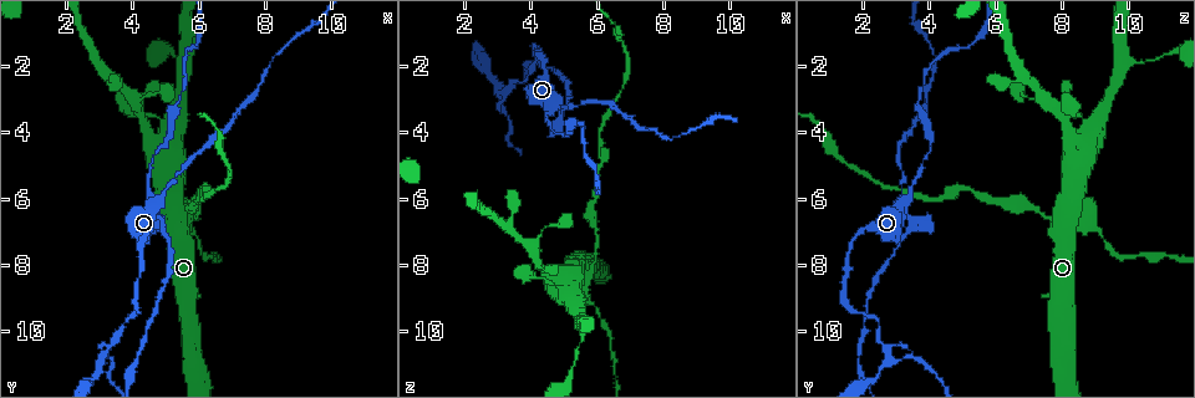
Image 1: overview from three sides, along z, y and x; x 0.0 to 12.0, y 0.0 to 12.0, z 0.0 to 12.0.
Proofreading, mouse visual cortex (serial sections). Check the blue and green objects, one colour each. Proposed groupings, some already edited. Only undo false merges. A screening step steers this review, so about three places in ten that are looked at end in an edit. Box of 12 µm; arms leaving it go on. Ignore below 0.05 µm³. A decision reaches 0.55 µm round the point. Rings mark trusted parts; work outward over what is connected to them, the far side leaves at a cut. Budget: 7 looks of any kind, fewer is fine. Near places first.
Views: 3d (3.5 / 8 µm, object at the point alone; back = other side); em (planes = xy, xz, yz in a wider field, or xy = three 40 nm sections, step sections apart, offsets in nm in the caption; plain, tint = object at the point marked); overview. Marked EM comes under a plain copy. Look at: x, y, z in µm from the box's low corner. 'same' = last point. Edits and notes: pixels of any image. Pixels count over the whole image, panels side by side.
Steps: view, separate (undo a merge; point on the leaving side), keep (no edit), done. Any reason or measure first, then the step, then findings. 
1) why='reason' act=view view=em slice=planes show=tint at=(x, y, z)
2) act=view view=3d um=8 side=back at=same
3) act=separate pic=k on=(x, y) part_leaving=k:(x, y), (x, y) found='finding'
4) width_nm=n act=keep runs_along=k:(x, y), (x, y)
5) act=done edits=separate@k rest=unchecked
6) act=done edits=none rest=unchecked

why='side arm on a straight run' act=view view=3d um=8 at=(5.1, 5.7, 3.2)

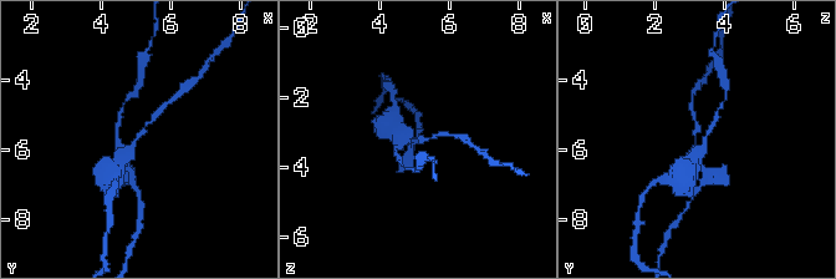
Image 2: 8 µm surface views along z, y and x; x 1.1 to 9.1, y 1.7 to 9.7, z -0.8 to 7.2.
why='shape alone is not enough' act=view view=em slice=planes show=tint at=(5.0, 5.7, 3.2)

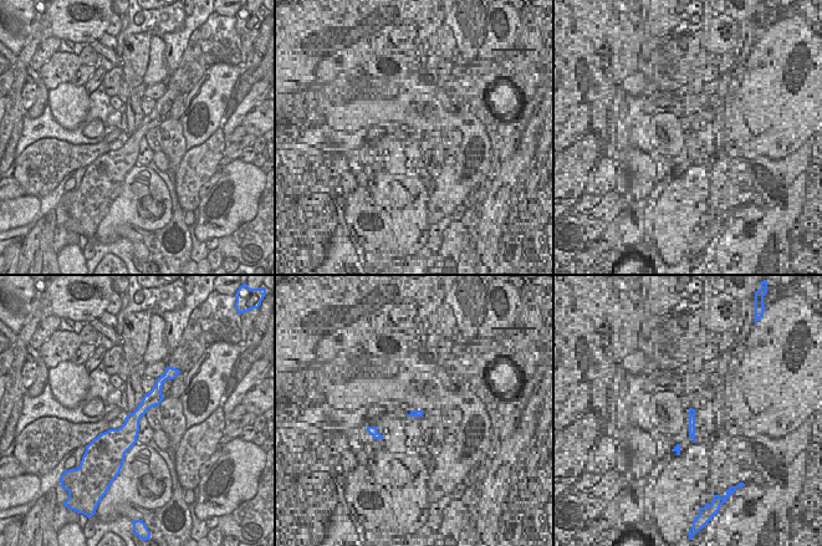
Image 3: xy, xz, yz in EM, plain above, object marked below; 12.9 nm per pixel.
width_nm=240 act=separate pic=2 on=(407, 162) part_leaving=2:(127, 167), (139, 194), (141, 211) found='a second cell is stuck on'

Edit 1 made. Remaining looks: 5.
why='see it whole again' act=view view=overview

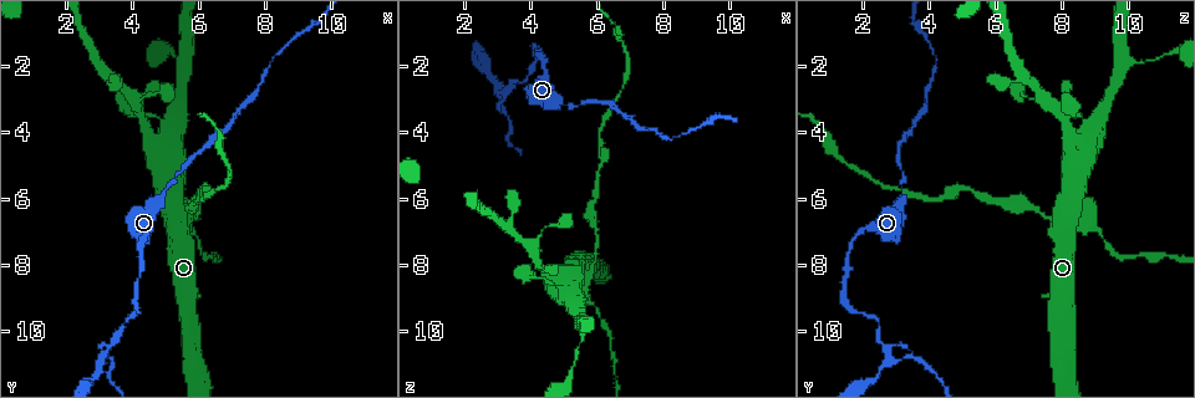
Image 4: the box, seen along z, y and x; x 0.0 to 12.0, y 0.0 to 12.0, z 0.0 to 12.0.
why='three arms meet' act=view view=3d um=8 side=back at=(3.1, 10.9, 2.9)

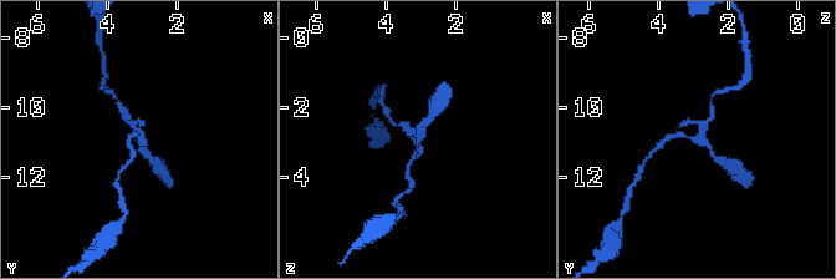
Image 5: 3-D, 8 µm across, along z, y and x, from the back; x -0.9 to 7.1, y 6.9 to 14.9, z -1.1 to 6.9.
why='closer look' act=view view=3d um=3.5 at=(3.1, 10.9, 2.8)

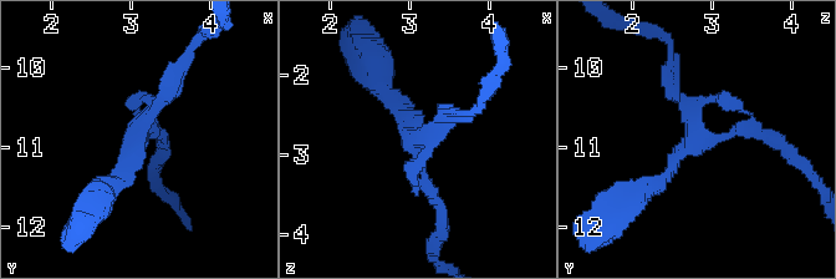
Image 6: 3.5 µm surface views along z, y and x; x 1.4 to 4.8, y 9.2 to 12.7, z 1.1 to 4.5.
arms=3 arm_widths_nm=150,200,200 act=view view=em slice=xy step=2 show=tint at=(3.05, 10.90, 2.85)

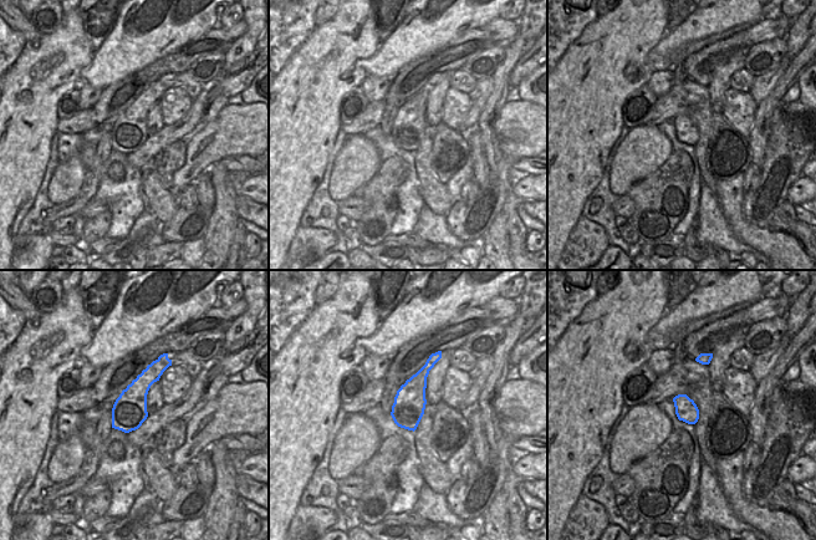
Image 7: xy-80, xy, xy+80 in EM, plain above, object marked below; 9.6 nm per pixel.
act=keep found='continuous, no second cell'

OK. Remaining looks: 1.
act=done edits=separate@2 rest=unchecked

